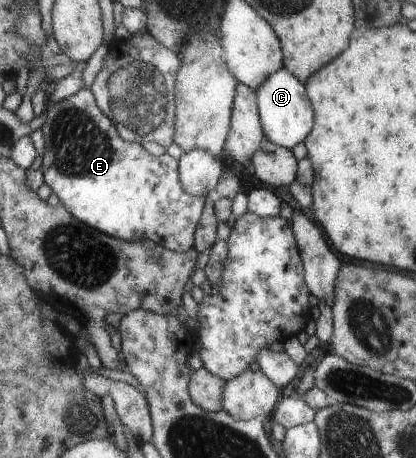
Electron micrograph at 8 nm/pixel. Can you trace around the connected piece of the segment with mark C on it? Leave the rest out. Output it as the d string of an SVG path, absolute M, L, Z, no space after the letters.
M280 67L258 89L256 99L266 138L276 146L292 149L307 138L314 126L314 109L308 100L304 83L296 79L288 69Z

